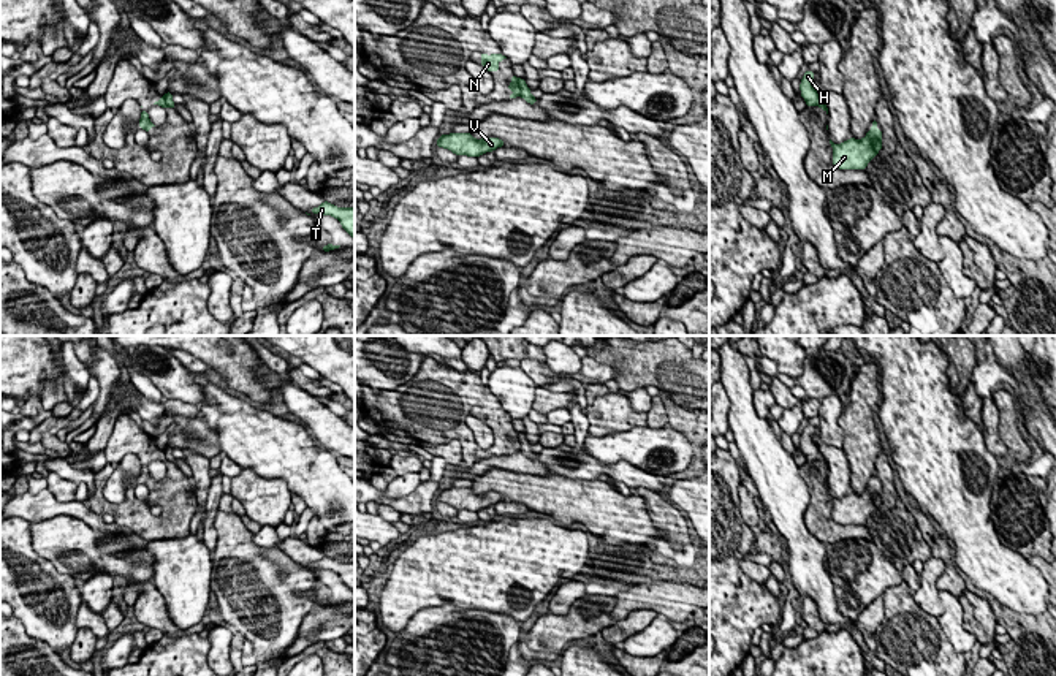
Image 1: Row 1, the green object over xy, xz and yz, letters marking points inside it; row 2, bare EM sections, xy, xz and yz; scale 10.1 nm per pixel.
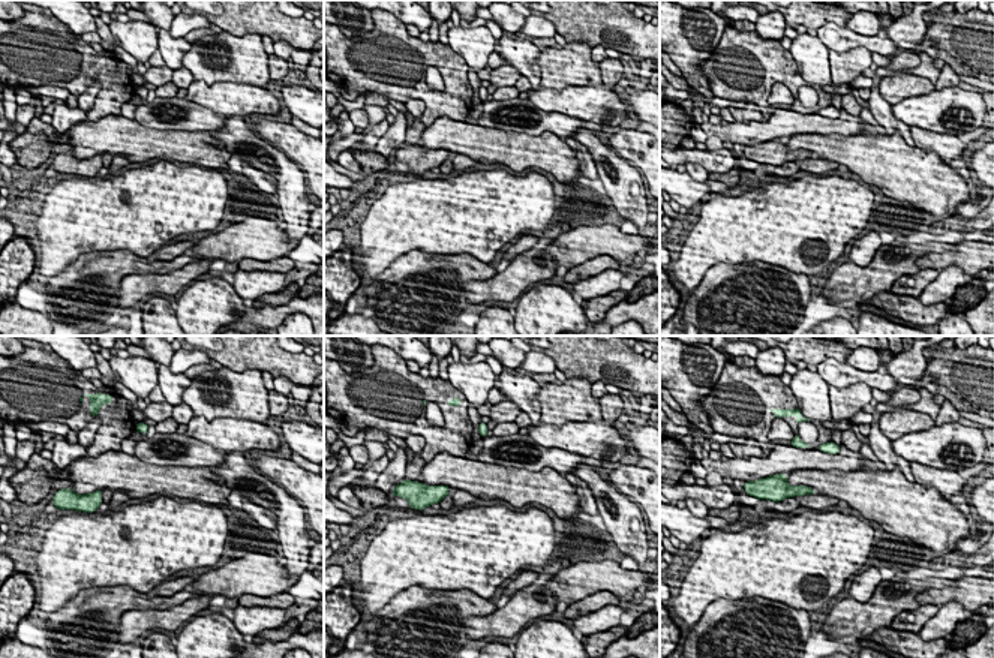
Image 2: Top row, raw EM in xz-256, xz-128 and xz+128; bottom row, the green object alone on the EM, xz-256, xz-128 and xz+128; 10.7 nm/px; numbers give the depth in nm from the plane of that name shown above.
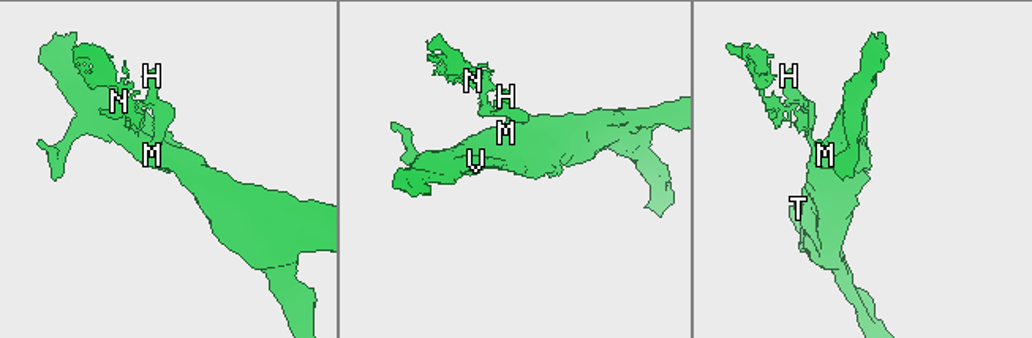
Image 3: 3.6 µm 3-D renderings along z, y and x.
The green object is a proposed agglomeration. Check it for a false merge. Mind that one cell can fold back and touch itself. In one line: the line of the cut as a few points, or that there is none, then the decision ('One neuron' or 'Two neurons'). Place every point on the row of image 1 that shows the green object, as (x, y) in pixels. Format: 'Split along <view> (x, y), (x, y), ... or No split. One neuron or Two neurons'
Split along xz (518, 79), (521, 95). Two neurons

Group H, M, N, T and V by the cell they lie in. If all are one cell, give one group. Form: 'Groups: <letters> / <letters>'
Groups: H M T V / N

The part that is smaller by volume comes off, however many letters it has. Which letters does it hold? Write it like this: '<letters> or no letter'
N

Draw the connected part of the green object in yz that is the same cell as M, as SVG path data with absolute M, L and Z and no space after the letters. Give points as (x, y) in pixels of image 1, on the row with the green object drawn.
M874 119L871 122L872 128L866 133L866 136L863 139L855 139L850 138L841 144L834 144L830 139L830 144L833 147L833 165L839 169L866 169L868 163L879 155L879 150L882 149L882 131L880 128L877 128L877 120Z

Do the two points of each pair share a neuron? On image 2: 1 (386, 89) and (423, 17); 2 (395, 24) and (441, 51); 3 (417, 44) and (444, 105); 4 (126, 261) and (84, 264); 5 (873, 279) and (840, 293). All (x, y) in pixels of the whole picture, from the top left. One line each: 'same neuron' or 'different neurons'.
1: different neurons
2: same neuron
3: same neuron
4: same neuron
5: same neuron

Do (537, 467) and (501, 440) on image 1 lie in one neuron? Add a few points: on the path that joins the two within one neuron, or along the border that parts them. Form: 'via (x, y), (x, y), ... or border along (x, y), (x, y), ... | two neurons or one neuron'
border along (520, 450), (510, 455), (493, 455), (480, 459) | two neurons

